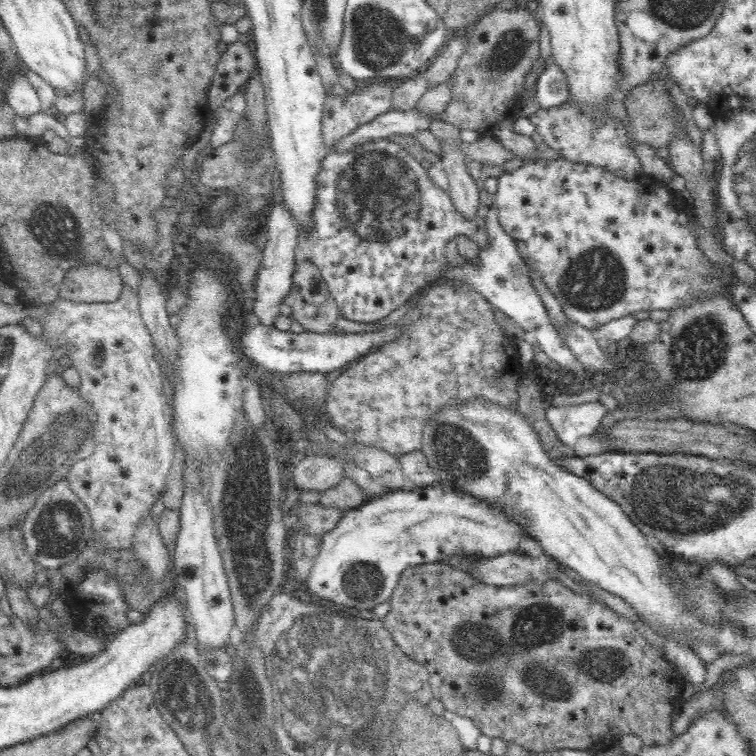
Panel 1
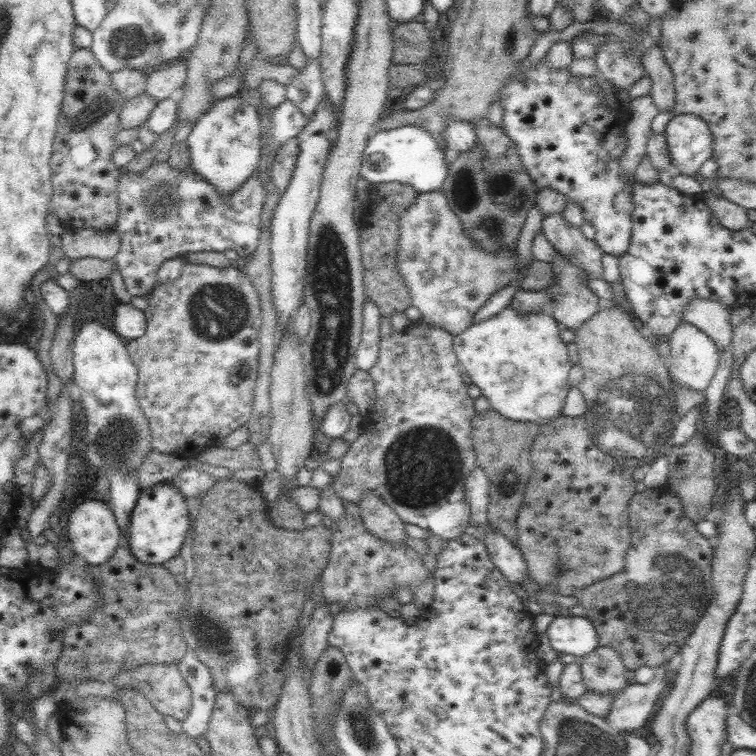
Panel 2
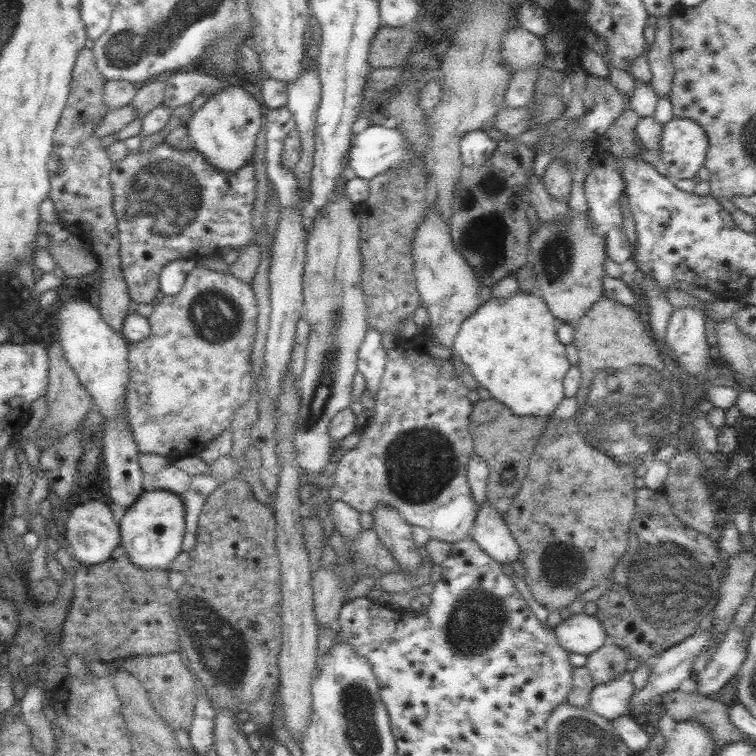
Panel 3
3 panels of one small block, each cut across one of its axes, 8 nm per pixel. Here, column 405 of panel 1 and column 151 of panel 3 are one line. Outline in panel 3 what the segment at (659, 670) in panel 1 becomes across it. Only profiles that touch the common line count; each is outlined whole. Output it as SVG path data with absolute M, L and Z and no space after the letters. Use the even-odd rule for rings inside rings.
M121 544L100 564L77 563L74 598L61 637L65 657L76 654L84 661L113 663L131 655L180 651L181 642L172 618L172 603L178 592L170 586L168 573L169 570L138 568L130 562Z

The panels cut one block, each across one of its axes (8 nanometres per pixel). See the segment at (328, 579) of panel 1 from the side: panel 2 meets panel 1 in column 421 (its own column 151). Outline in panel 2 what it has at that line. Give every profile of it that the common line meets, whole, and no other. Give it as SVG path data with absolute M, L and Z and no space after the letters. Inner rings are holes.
M172 482L158 483L143 488L130 515L126 541L130 552L143 564L165 564L174 558L186 540L190 528L189 507L186 497Z

